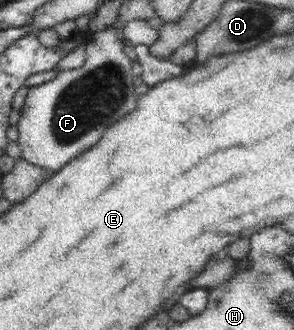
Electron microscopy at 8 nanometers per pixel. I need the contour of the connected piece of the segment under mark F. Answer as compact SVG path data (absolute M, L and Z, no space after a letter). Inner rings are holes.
M114 27L89 34L84 45L88 59L82 67L59 72L54 80L28 91L16 125L21 159L46 173L58 173L75 157L96 145L110 125L136 109L133 61L122 51L124 44Z

